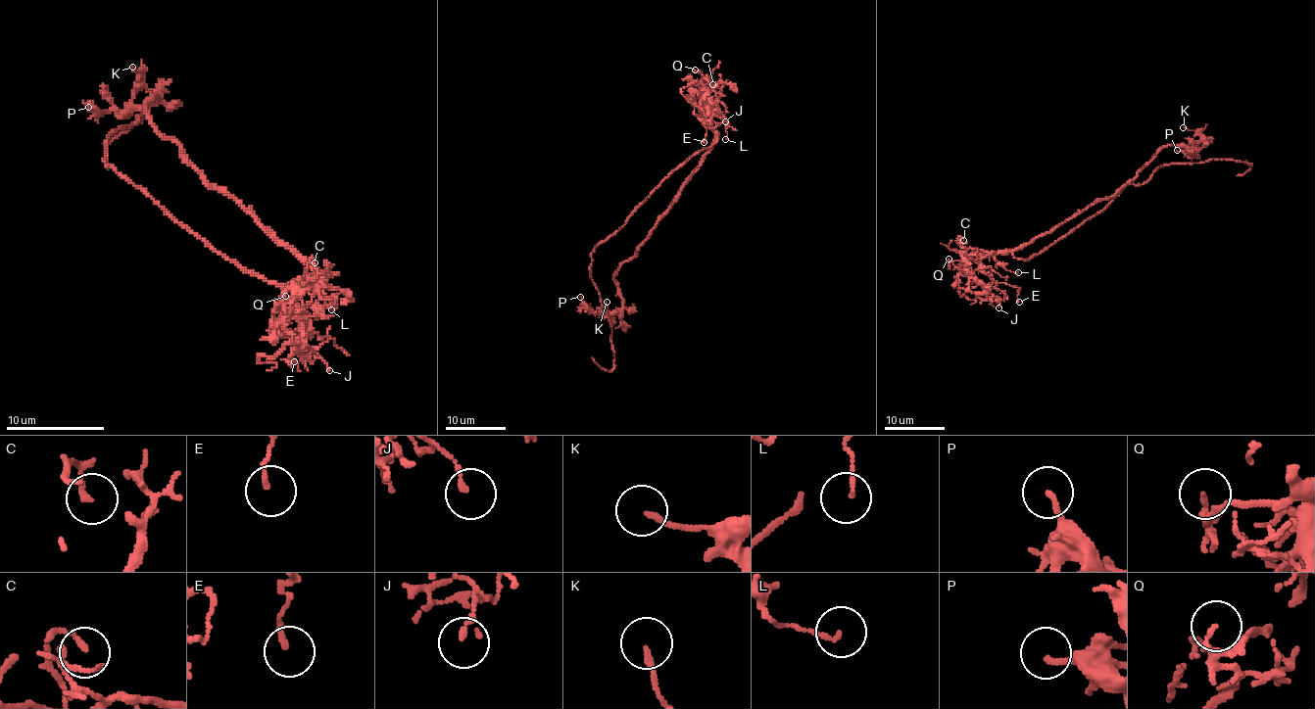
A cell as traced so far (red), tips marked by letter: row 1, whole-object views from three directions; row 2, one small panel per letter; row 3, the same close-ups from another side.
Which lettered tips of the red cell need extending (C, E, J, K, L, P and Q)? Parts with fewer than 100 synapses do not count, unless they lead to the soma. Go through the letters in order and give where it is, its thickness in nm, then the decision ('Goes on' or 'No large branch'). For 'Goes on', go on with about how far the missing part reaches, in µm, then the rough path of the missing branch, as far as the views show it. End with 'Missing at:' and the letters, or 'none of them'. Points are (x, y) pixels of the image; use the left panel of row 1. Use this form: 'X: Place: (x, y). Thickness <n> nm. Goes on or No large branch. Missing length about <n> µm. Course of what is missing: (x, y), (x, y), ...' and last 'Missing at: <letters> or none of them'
C: Place: (315, 262). Thickness 160 nm. No large branch
E: Place: (294, 361). Thickness 150 nm. No large branch
J: Place: (329, 370). Thickness 160 nm. No large branch
K: Place: (132, 67). Thickness 150 nm. No large branch
L: Place: (331, 309). Thickness 120 nm. No large branch
P: Place: (88, 107). Thickness 180 nm. No large branch
Q: Place: (285, 296). Thickness 200 nm. No large branch
Missing at: none of them

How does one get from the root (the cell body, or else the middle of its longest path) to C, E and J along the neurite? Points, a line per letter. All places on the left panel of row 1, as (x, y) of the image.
C: (288, 286), (318, 288), (315, 278), (296, 288), (310, 282), (307, 262), (312, 258), (315, 262)
E: (288, 286), (314, 290), (319, 283), (300, 282), (281, 317), (288, 331), (300, 333), (294, 361)
J: (288, 286), (314, 290), (319, 283), (298, 285), (297, 316), (304, 325), (303, 354), (315, 354), (329, 370)

